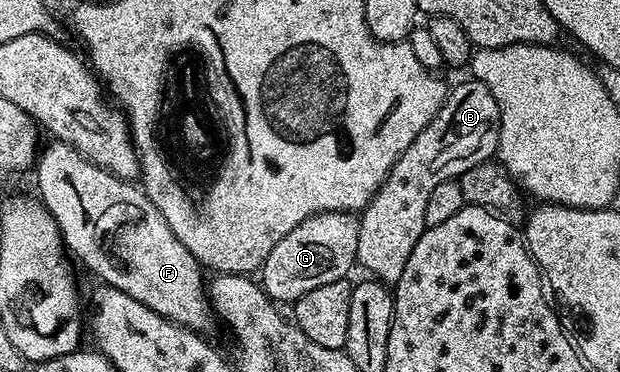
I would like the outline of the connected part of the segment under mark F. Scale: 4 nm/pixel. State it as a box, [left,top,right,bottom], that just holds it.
[37,142,216,334]

